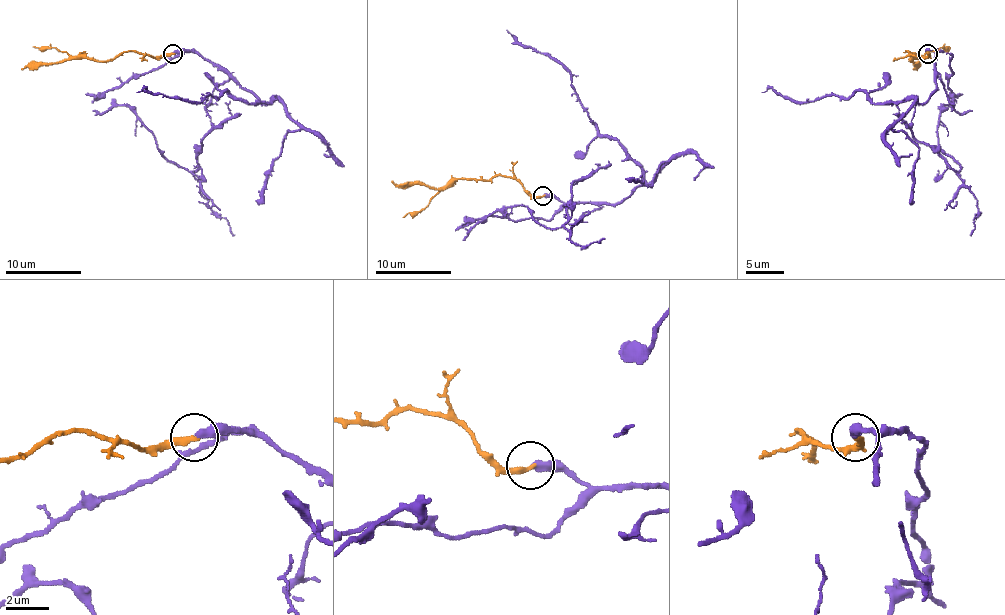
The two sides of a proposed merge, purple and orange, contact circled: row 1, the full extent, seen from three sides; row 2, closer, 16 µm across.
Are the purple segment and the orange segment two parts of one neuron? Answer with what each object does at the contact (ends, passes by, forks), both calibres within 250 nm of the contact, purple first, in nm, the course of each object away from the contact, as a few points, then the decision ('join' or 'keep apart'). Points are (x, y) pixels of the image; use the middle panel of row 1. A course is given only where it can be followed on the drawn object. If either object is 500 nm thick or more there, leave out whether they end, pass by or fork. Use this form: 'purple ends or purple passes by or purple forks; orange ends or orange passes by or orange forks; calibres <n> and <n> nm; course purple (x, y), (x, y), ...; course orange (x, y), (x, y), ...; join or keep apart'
purple ends; orange ends; calibres 420 and 300 nm; course purple (543, 196), (562, 203), (549, 220), (475, 222), (522, 205), (547, 228), (562, 226), (572, 184), (600, 163); course orange (543, 196), (532, 196), (514, 178), (499, 175), (488, 180), (450, 180), (440, 188), (391, 180); join

